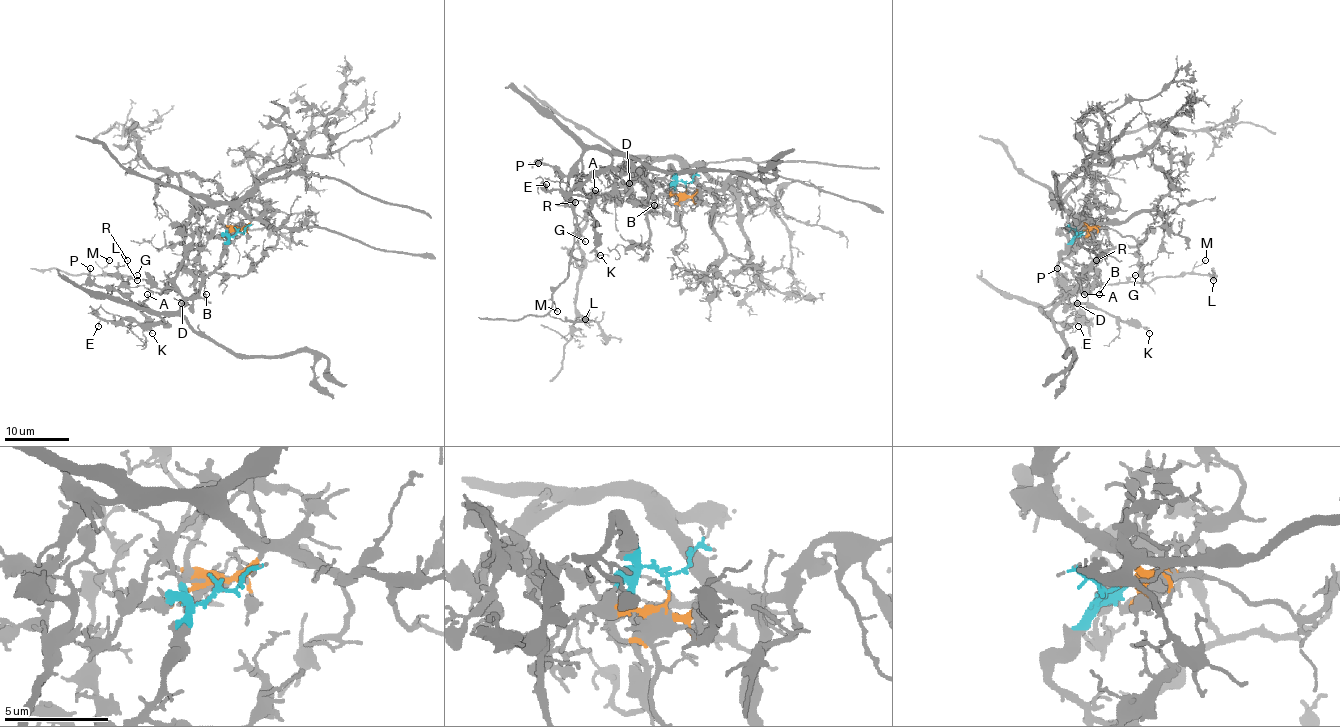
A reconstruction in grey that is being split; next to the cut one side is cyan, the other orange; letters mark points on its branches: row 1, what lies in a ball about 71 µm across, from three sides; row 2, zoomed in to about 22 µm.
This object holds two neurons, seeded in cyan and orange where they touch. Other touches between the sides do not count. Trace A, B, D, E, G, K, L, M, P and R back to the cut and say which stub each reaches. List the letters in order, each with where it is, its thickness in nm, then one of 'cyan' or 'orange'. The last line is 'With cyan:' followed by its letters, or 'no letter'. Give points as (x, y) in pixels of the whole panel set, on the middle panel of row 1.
A: at (595, 190); 90 nm thick; cyan
B: at (654, 205); 110 nm thick; cyan
D: at (629, 183); 120 nm thick; cyan
E: at (546, 184); 120 nm thick; cyan
G: at (585, 241); 120 nm thick; cyan
K: at (600, 255); 130 nm thick; cyan
L: at (585, 319); 200 nm thick; cyan
M: at (557, 311); 130 nm thick; cyan
P: at (538, 163); 170 nm thick; cyan
R: at (575, 202); 140 nm thick; cyan
With cyan: A, B, D, E, G, K, L, M, P, R

